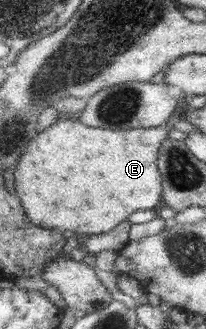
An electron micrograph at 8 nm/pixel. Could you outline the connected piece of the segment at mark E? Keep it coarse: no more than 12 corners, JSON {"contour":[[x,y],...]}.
{"contour":[[61,116],[17,192],[41,228],[100,235],[158,209],[169,127]]}

